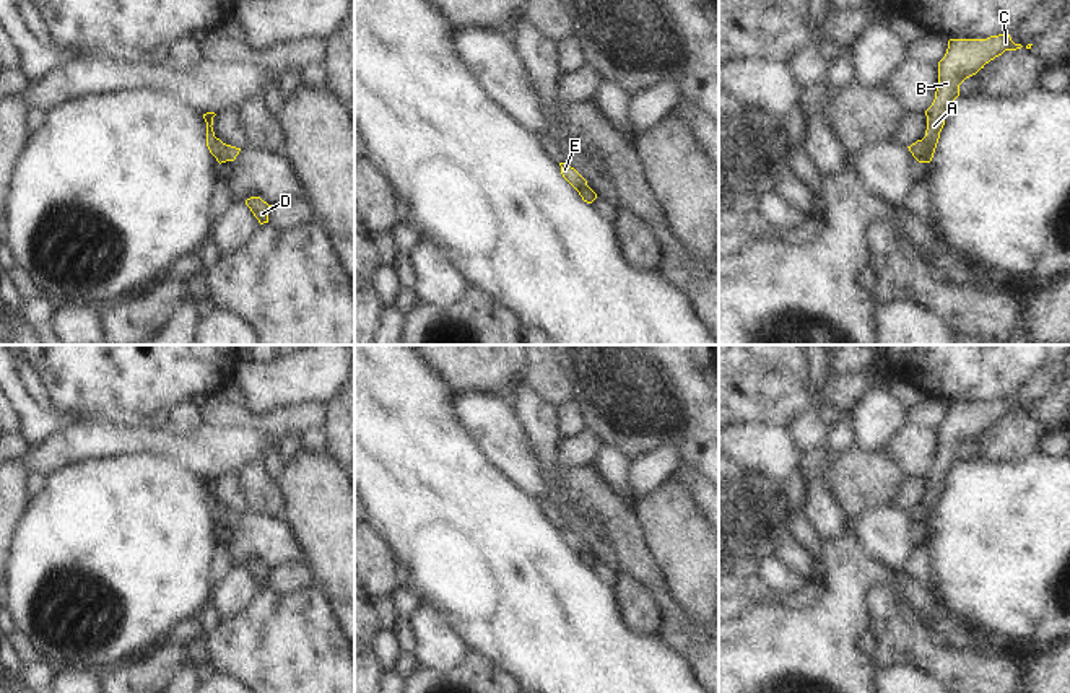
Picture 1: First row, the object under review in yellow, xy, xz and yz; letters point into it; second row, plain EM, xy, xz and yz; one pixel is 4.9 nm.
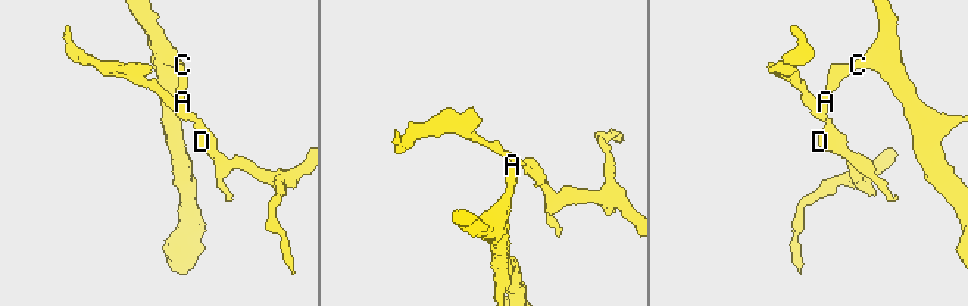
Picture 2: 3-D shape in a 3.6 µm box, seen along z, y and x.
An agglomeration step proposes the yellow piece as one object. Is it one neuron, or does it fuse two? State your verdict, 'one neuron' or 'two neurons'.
two neurons

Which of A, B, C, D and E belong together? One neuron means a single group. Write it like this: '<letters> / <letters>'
A B C / D E

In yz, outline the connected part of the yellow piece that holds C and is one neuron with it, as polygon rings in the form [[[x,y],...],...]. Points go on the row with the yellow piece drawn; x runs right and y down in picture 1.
[[[1010,34],[990,36],[987,39],[950,39],[945,57],[938,62],[938,88],[932,106],[925,111],[927,130],[922,142],[927,155],[924,163],[930,163],[945,125],[951,102],[959,96],[959,85],[976,75],[985,63],[1002,55],[1005,50],[1021,49]]]

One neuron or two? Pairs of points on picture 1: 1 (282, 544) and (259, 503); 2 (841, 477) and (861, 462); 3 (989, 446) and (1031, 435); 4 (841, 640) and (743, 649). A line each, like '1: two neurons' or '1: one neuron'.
1: two neurons
2: one neuron
3: one neuron
4: one neuron

